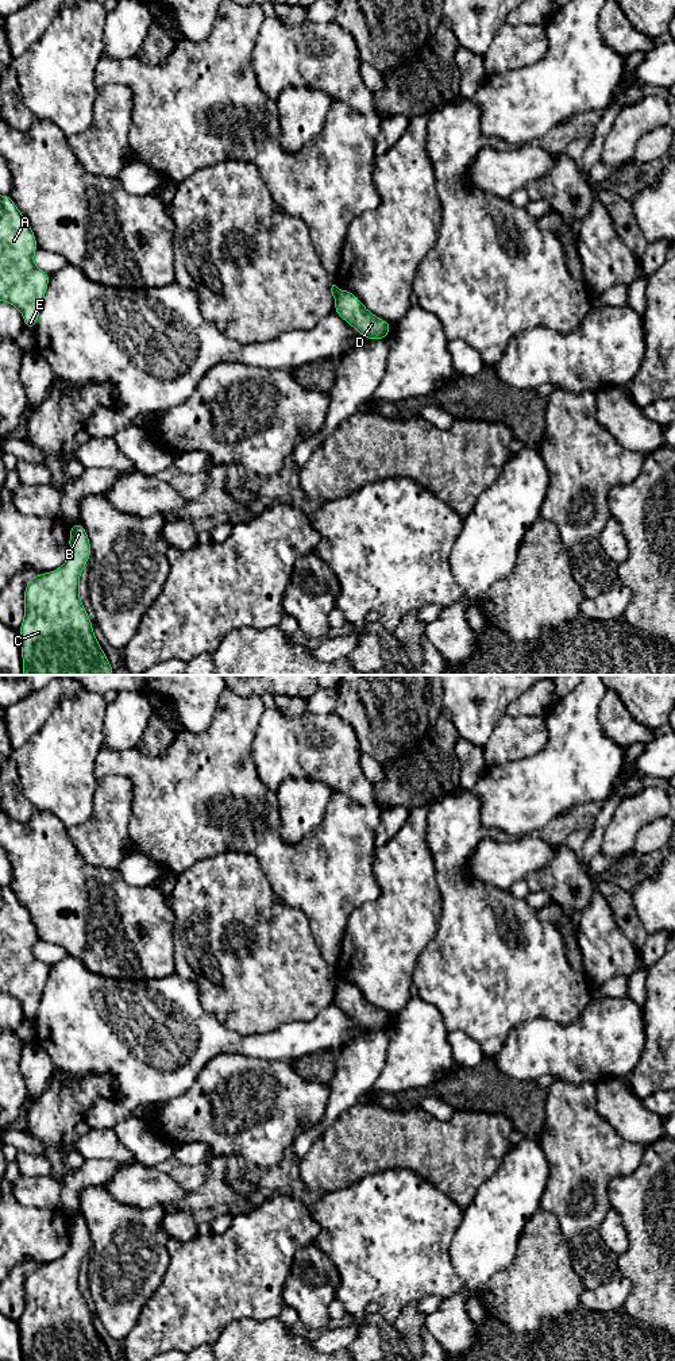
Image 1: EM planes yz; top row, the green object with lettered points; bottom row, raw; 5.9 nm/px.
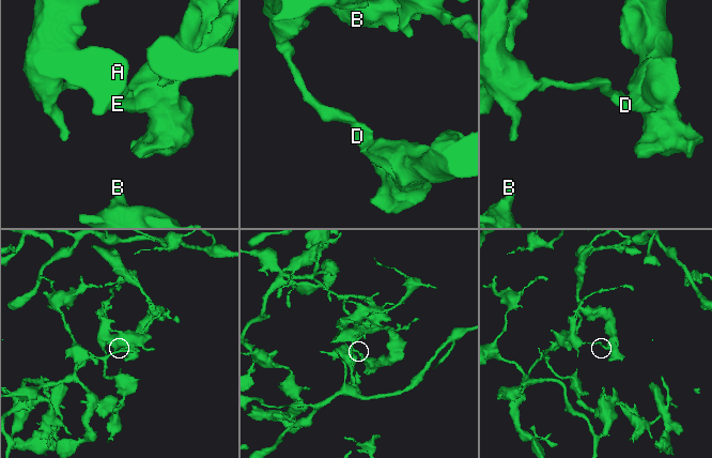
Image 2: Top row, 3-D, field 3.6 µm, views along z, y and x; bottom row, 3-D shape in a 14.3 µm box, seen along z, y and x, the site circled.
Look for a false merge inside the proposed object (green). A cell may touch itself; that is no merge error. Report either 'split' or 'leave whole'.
split

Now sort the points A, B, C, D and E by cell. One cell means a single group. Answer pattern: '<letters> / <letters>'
A B C E / D

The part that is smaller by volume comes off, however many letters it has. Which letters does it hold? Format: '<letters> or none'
D

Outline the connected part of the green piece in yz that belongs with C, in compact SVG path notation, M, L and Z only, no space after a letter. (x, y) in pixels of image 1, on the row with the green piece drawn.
M70 525L70 554L57 570L34 575L23 593L24 618L18 629L23 675L113 675L105 652L92 629L92 620L80 599L80 575L92 555L85 527Z

